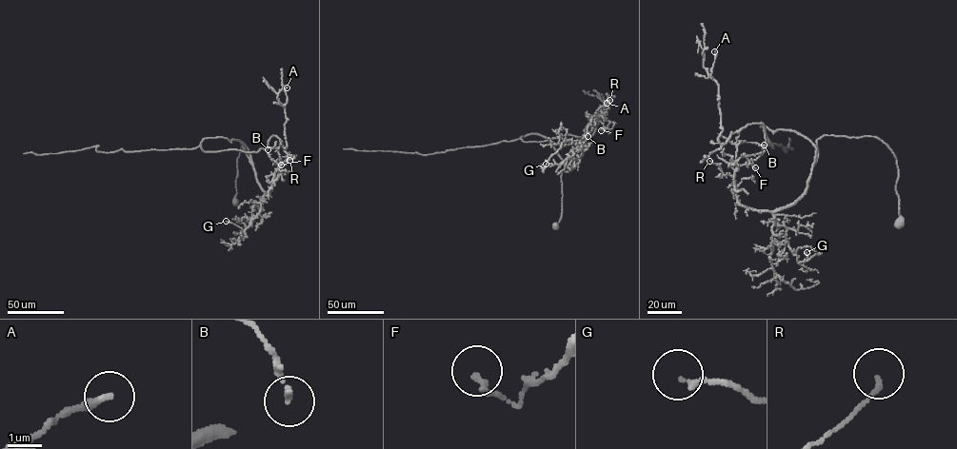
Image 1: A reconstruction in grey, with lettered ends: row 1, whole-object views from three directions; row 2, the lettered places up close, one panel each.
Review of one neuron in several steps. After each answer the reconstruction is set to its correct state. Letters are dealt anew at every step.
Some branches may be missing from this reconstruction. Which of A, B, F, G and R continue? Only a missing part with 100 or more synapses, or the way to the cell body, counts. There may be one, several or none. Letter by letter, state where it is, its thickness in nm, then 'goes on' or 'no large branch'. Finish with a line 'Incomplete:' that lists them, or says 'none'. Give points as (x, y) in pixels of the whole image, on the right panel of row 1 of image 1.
A: place (714, 51); calibre 200 nm; no large branch
B: place (764, 145); calibre 140 nm; no large branch
F: place (755, 167); calibre 170 nm; no large branch
G: place (807, 252); calibre 150 nm; no large branch
R: place (709, 161); calibre 120 nm; no large branch
Incomplete: none

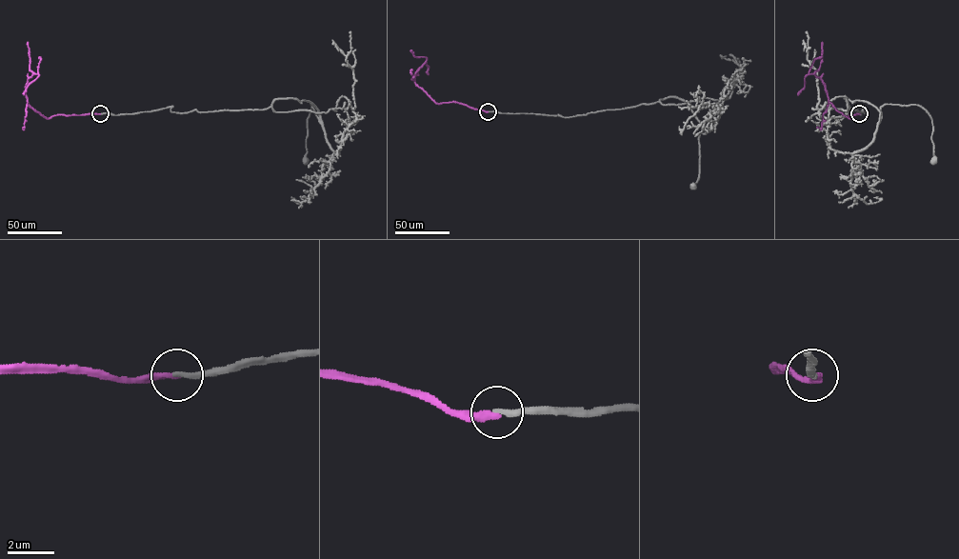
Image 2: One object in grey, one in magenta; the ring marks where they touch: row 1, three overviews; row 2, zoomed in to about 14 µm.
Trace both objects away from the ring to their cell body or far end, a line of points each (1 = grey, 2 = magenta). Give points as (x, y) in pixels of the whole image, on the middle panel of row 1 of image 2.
1: (488, 111), (569, 117), (676, 96), (709, 130), (698, 138), (699, 173), (693, 187)
2: (488, 111), (456, 102), (435, 103), (412, 79), (427, 58), (415, 57), (411, 50)

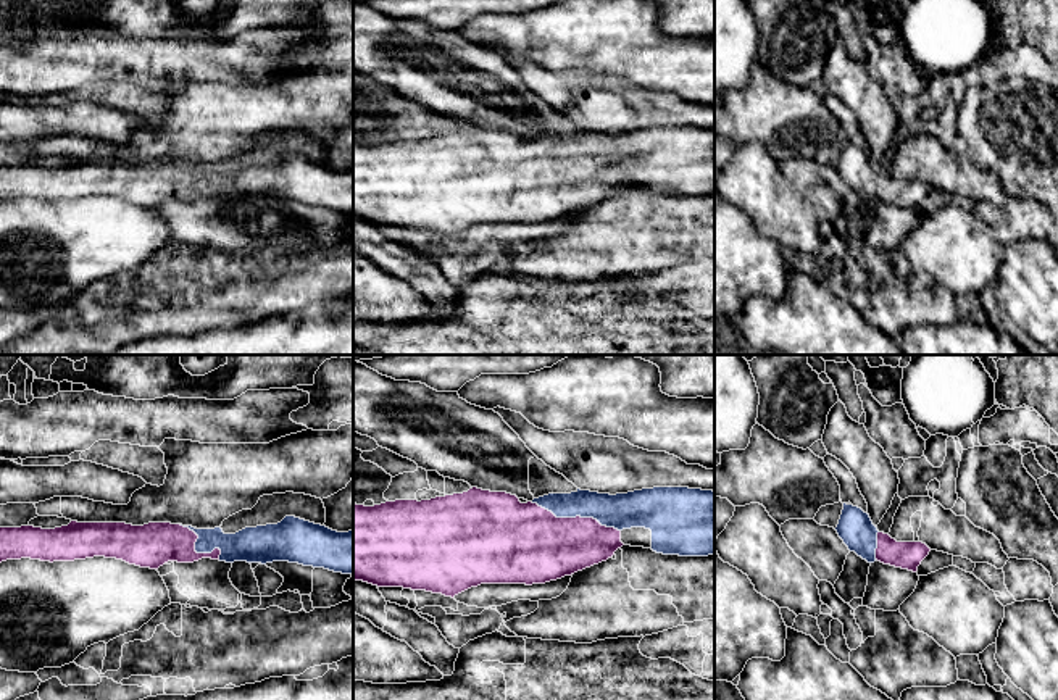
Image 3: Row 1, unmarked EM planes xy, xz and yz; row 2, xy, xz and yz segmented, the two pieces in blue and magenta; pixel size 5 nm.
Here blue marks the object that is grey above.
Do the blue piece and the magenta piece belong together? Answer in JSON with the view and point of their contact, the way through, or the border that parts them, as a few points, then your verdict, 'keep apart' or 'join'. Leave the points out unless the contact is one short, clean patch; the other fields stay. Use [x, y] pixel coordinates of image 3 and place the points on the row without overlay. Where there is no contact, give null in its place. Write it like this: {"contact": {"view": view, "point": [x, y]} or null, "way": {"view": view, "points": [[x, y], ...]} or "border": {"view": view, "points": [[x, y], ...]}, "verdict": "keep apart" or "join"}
{"contact": {"view": "xz", "point": [576, 154]}, "way": {"view": "xz", "points": [[621, 150], [576, 154], [537, 186]]}, "verdict": "join"}

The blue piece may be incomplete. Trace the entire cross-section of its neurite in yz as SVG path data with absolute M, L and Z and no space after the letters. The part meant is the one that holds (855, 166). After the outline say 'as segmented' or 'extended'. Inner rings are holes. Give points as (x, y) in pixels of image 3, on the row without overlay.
M843 142L835 169L848 189L868 202L877 198L916 211L931 190L923 181L897 181L889 173L879 171L868 152L847 142Z; extended

